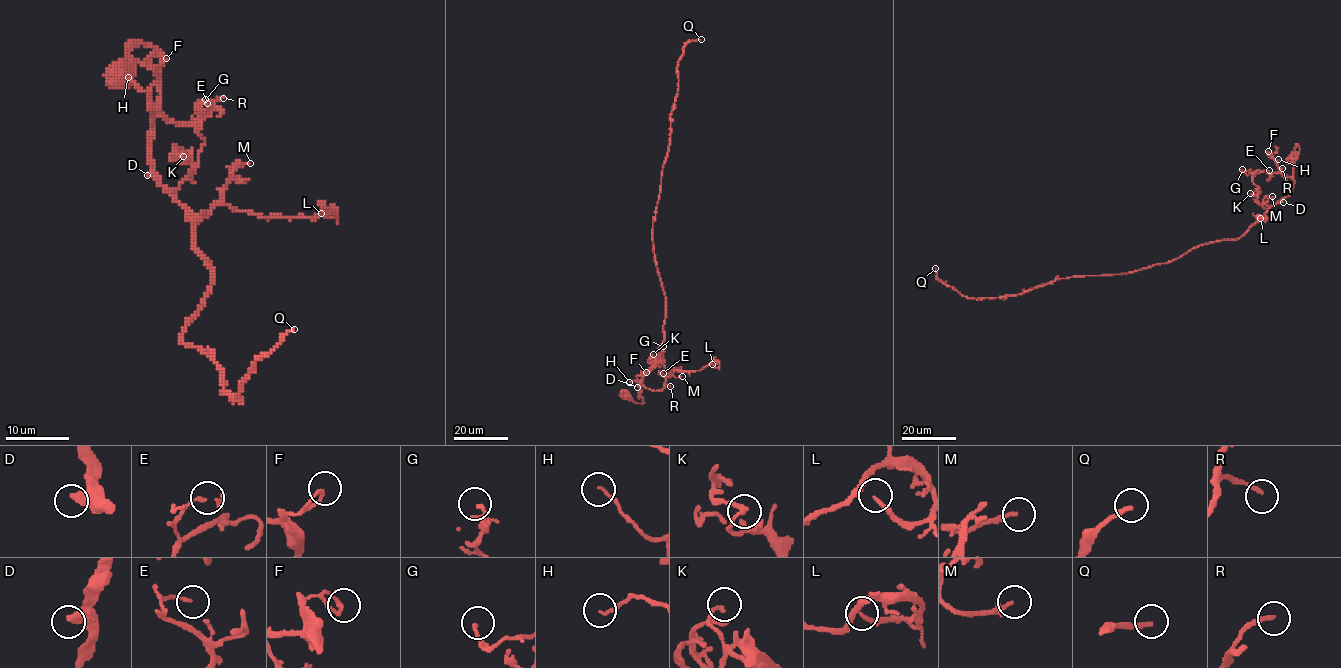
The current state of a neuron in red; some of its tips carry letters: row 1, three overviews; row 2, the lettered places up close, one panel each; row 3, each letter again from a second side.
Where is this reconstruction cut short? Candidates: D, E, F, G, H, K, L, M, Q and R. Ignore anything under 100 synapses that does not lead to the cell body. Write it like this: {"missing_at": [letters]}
{"missing_at": ["Q"]}

